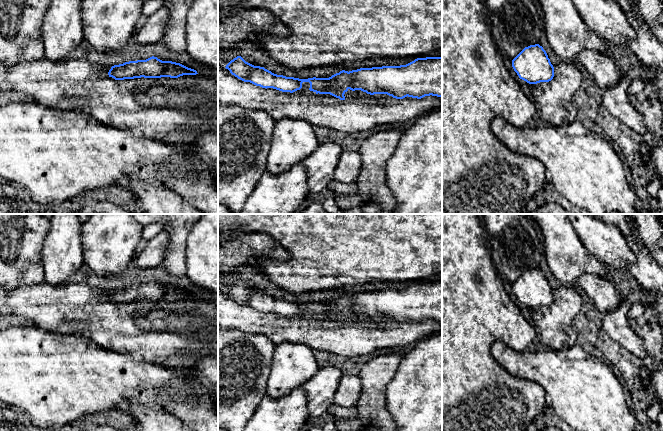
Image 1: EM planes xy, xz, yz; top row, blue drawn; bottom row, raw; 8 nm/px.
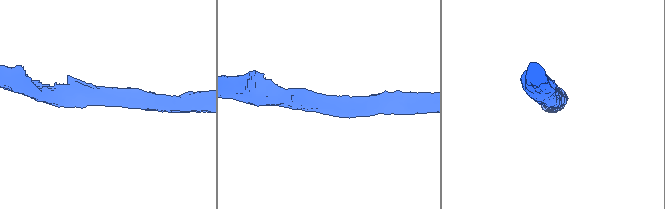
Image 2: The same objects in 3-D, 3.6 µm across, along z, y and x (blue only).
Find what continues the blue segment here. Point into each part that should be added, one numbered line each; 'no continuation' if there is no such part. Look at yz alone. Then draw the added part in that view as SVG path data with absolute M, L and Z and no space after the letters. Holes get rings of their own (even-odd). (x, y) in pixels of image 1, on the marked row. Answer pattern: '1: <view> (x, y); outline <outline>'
no continuation

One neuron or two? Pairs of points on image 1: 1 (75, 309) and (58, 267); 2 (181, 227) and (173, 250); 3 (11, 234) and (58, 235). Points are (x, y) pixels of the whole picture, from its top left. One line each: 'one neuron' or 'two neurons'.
1: two neurons
2: one neuron
3: two neurons

